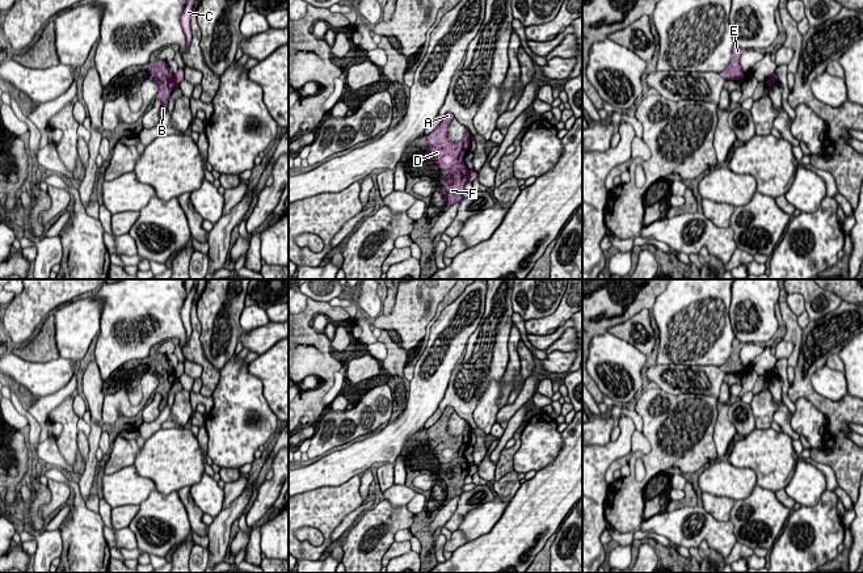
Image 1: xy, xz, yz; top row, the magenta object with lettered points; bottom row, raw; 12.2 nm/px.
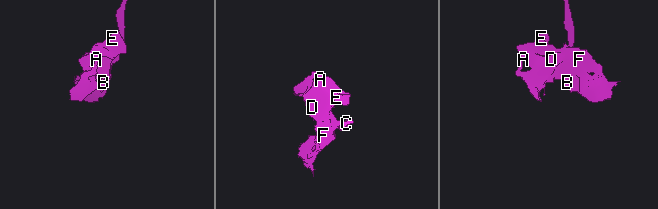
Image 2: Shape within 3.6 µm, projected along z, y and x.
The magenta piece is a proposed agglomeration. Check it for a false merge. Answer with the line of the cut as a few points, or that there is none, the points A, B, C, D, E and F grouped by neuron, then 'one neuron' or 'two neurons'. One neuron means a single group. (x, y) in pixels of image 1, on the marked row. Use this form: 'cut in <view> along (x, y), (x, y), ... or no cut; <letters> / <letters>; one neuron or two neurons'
cut in xy along (173, 76), (176, 83); A B D E F / C; two neurons

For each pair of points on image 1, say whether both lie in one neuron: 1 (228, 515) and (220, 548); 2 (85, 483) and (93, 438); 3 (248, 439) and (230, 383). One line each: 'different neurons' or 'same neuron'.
1: same neuron
2: same neuron
3: same neuron

